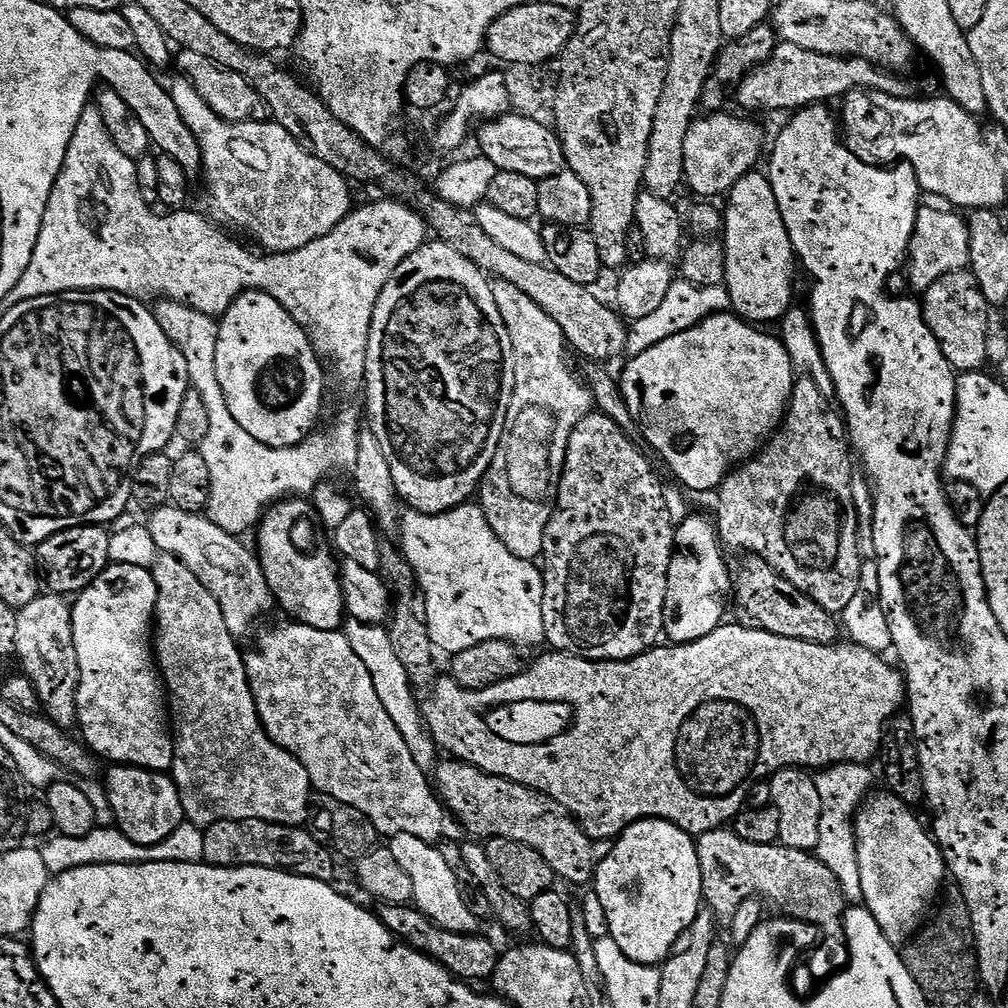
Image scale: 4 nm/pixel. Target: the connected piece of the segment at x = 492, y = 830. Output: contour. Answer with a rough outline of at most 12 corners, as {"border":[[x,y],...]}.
{"border":[[463,760],[434,787],[469,837],[538,850],[591,885],[594,842],[566,806]]}

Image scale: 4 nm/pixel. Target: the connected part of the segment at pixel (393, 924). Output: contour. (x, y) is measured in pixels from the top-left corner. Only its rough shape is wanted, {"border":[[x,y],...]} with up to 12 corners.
{"border":[[380,904],[382,926],[457,980],[491,981],[501,953],[442,930],[412,904]]}

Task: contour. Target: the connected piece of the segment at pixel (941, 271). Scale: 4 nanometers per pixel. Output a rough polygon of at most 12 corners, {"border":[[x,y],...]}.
{"border":[[921,206],[908,247],[911,291],[970,265],[959,211]]}

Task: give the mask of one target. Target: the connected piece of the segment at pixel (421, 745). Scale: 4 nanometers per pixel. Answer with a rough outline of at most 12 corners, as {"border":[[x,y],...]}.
{"border":[[349,619],[342,631],[366,662],[414,762],[438,760],[417,689],[387,627]]}

